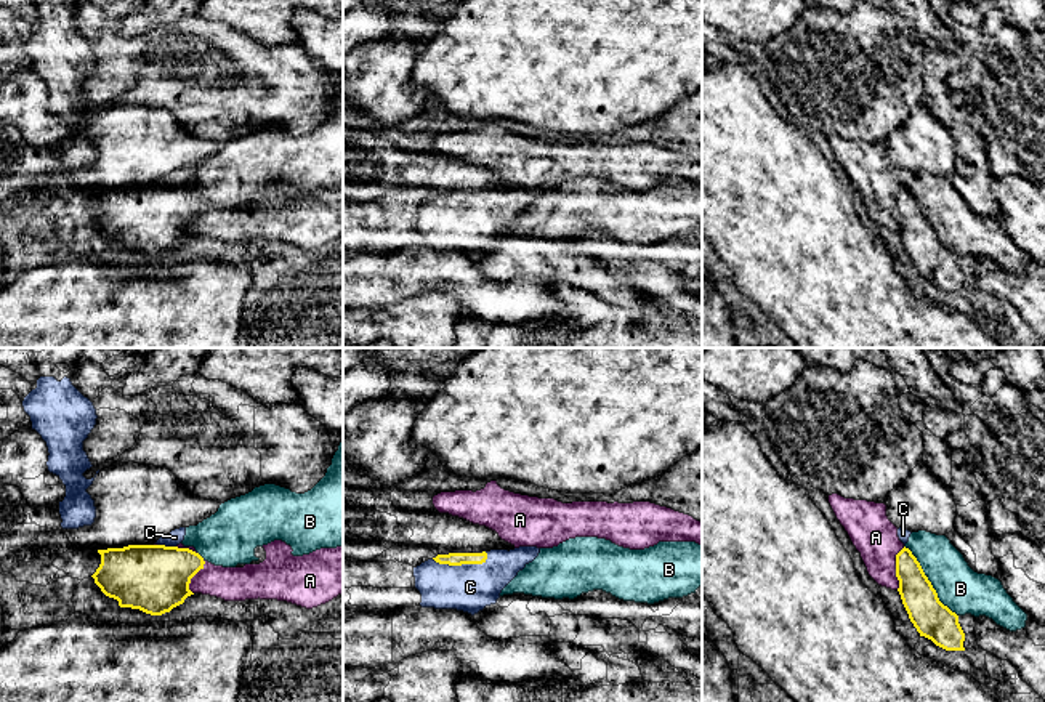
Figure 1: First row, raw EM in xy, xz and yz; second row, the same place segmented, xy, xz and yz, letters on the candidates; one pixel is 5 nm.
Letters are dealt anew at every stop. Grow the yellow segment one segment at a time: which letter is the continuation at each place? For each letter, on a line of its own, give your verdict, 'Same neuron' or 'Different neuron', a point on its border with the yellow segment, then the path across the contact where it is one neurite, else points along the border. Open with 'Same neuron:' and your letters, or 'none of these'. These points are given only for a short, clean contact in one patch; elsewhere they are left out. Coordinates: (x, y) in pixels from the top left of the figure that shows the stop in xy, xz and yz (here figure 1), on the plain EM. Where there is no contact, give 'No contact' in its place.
Same neuron: C
A: Different neuron. Touches yellow at yz (896, 209)
B: Different neuron. Touches yellow at yz (930, 223)
C: Same neuron. Touches yellow at xz (462, 204)

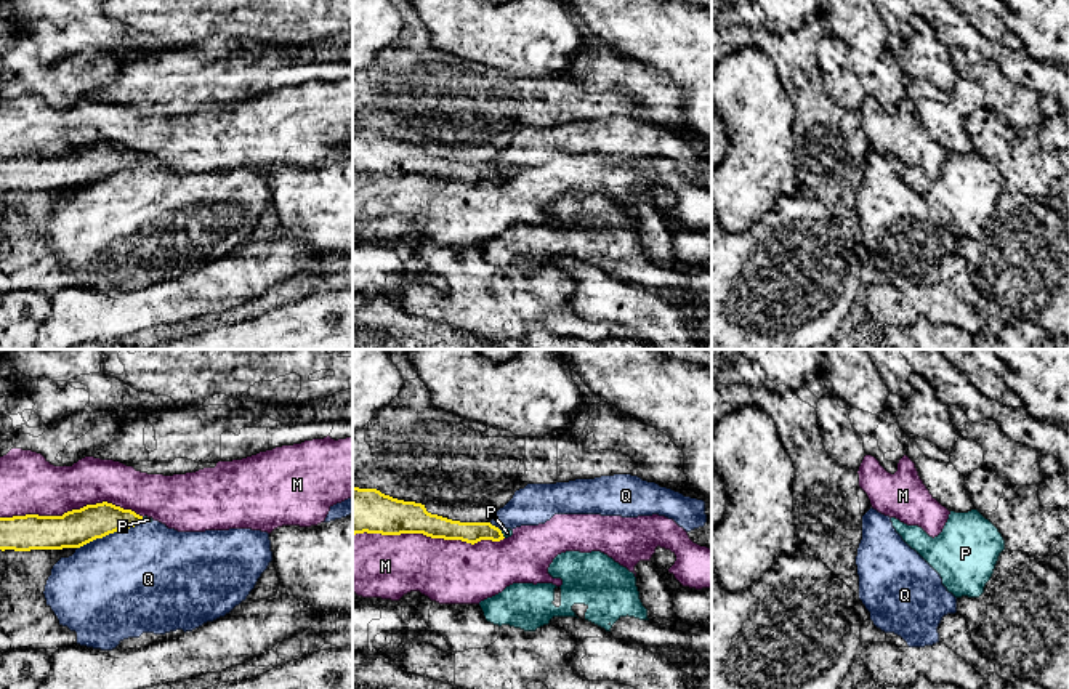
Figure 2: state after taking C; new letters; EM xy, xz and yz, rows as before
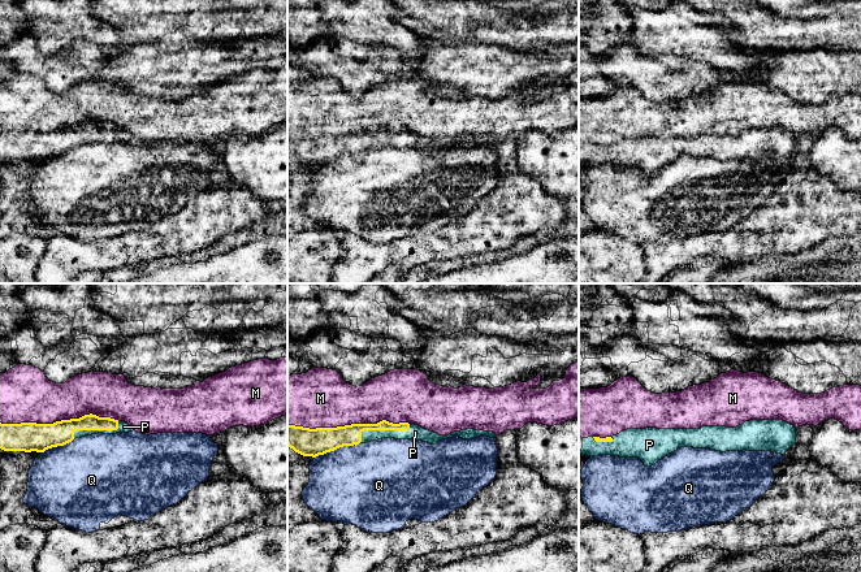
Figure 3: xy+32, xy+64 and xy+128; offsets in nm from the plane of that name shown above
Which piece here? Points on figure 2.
Same neuron: P
M: Different neuron. Touches yellow at xz (428, 177)
P: Same neuron. Touches yellow at xz (502, 175)
Q: Different neuron. Touches yellow at xy (109, 173)

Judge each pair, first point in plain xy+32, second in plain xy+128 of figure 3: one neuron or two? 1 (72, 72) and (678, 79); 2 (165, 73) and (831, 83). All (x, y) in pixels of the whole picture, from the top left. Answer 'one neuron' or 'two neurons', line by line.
1: one neuron
2: one neuron

